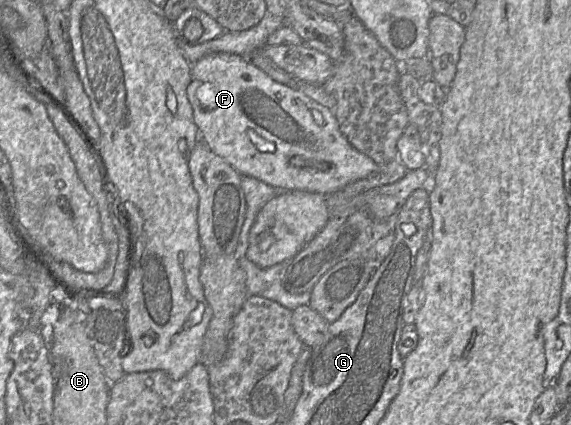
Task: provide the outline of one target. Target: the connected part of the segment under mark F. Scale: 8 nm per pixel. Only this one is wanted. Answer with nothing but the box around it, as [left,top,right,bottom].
[186,53,376,195]

